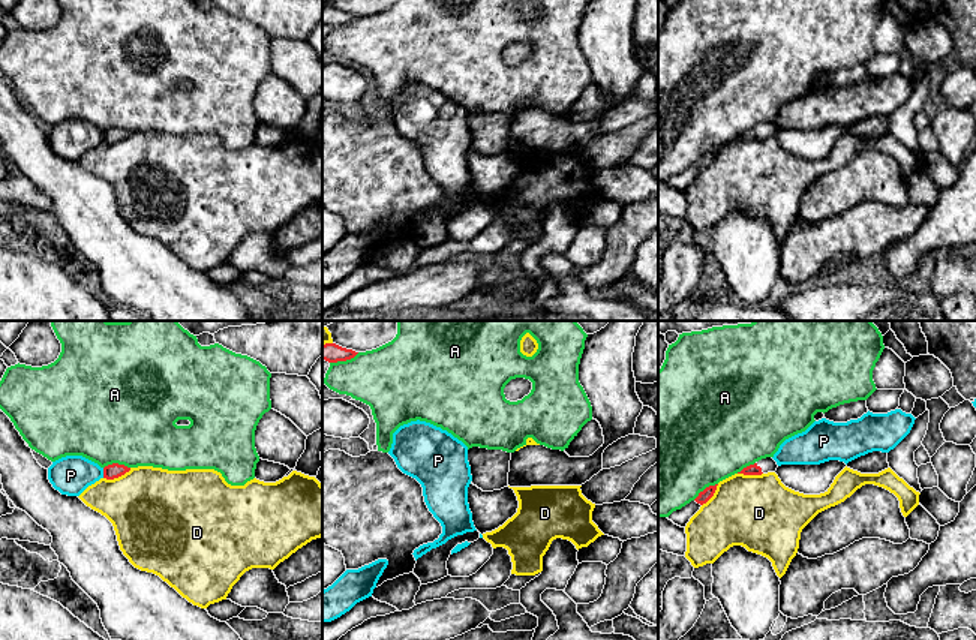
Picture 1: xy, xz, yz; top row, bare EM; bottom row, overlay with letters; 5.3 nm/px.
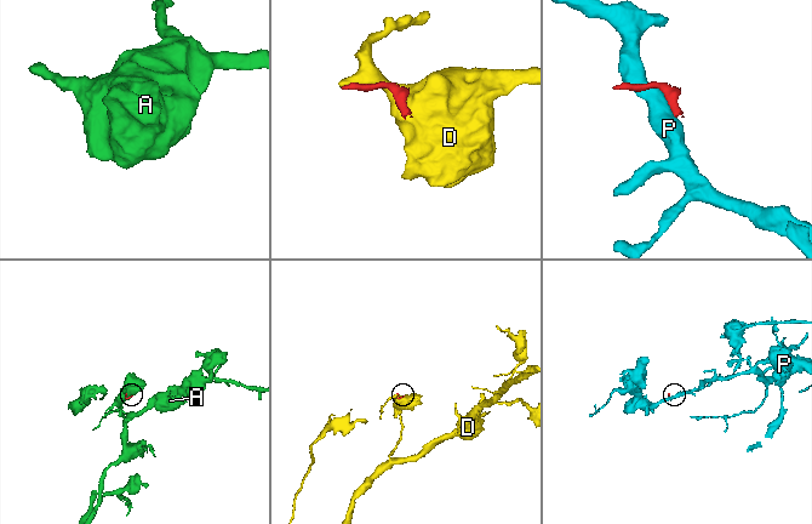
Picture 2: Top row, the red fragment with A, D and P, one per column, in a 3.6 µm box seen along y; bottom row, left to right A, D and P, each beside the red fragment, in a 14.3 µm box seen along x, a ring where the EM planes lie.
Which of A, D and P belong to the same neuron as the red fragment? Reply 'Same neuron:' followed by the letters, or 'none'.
Same neuron: none

